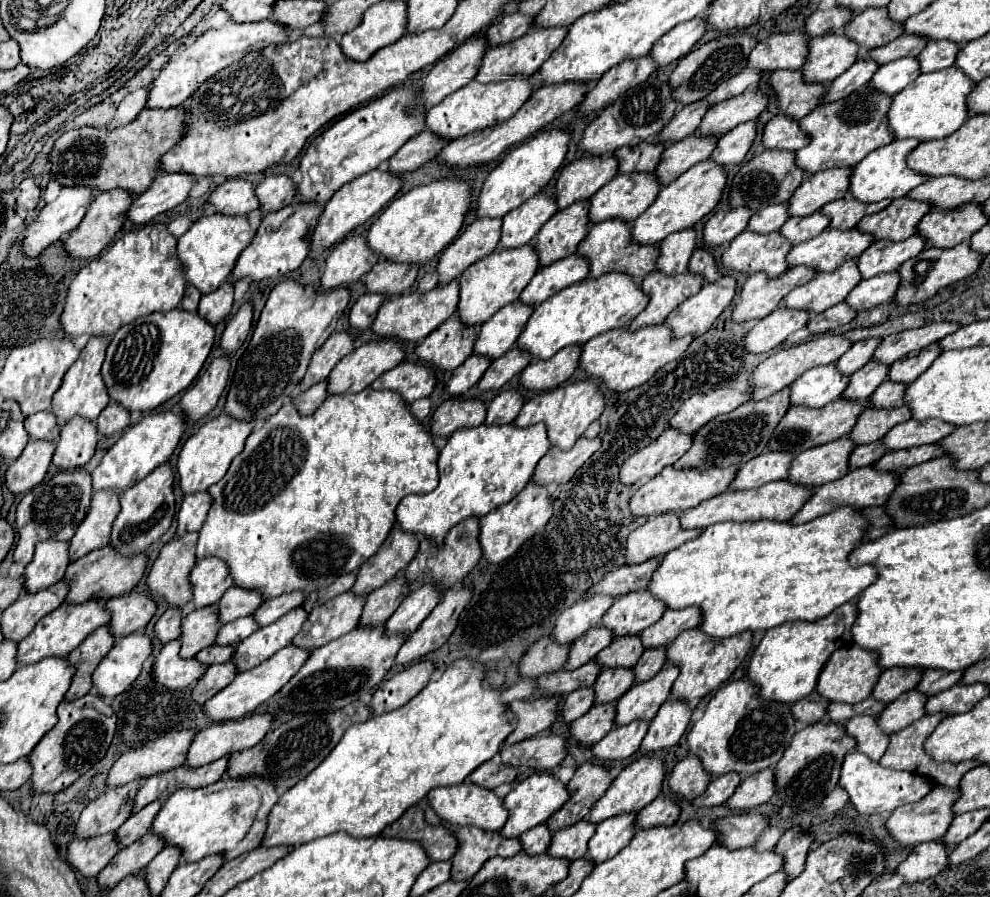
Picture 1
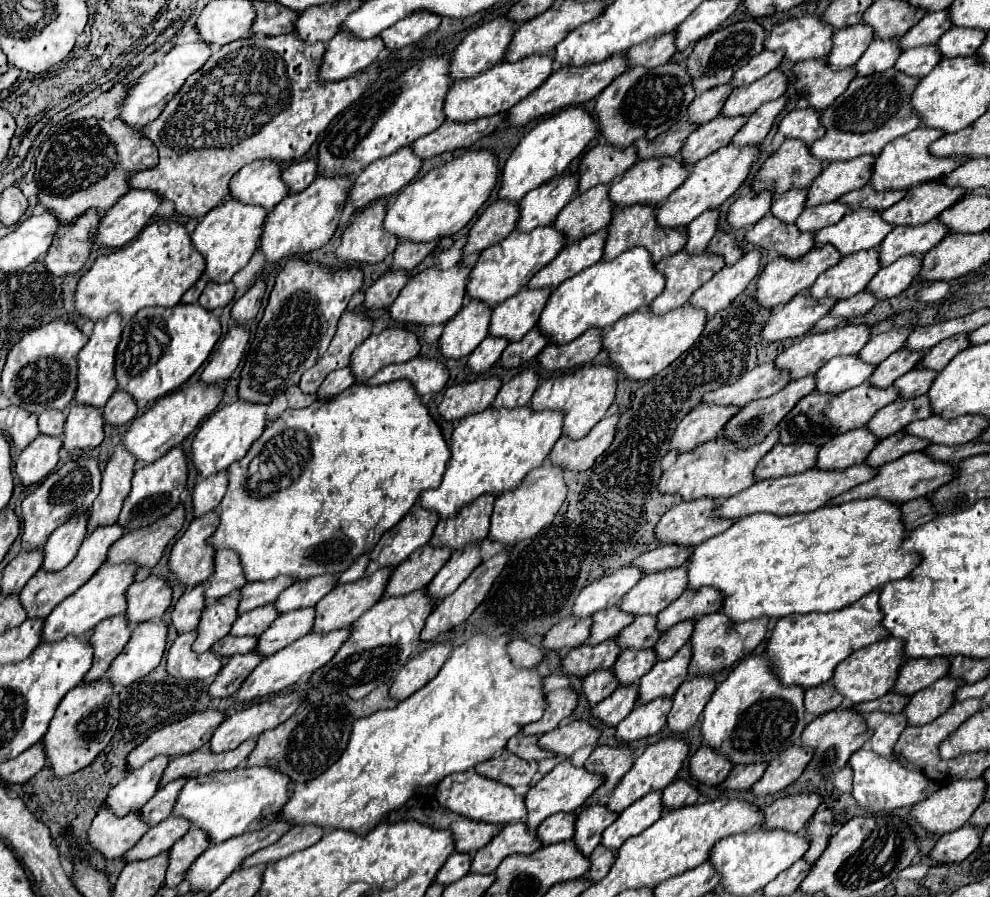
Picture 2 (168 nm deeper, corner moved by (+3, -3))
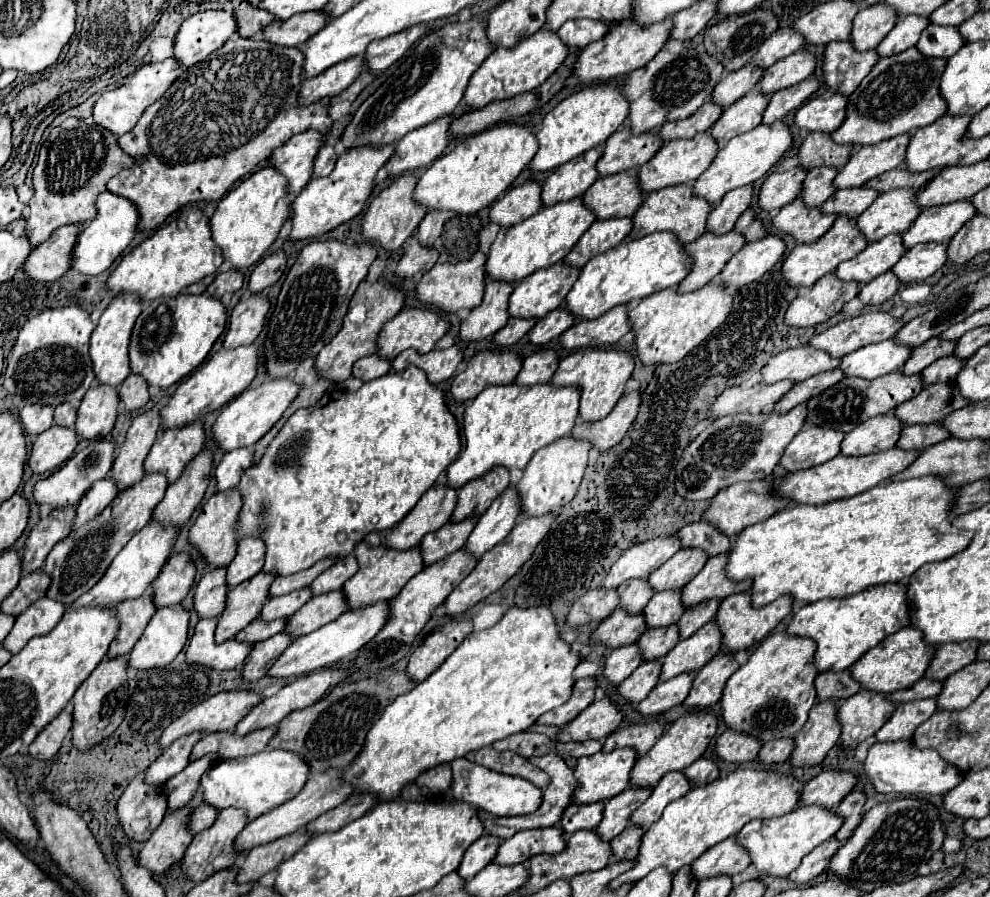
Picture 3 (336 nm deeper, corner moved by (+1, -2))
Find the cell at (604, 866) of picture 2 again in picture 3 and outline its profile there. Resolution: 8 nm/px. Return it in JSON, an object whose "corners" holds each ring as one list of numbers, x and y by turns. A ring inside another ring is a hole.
{"corners":[[626,827,618,837,610,841,612,859,614,861,632,861,638,855,638,845,644,829,642,827]]}

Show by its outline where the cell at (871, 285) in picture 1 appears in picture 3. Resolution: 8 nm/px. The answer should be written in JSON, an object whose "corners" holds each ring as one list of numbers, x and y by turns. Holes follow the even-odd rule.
{"corners":[[922,243,908,249,892,267,892,273,900,279,900,283,928,279,946,263,946,245,948,243]]}

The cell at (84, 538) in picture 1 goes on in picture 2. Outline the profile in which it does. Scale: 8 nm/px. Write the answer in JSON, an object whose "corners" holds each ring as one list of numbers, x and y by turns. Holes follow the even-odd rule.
{"corners":[[122,444,116,446,110,462,102,472,102,490,90,508,88,534,96,526,114,524,118,520,122,504,132,488,130,480,134,476,134,464,136,458]]}

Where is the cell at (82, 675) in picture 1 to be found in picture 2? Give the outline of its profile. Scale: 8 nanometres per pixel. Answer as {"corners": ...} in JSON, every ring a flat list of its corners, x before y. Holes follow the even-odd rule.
{"corners":[[116,614,108,620,102,620,94,634,90,636,90,642,94,646,94,662,88,674,84,676,84,682,94,682,104,678,108,672,112,660,124,650,132,636,130,622,126,620,126,614]]}

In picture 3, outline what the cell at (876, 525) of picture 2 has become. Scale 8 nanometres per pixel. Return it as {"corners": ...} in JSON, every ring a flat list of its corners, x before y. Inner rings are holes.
{"corners":[[918,477,918,479,908,479,908,481,884,481,868,491,864,491,862,495,854,495,850,499,838,499,838,501,832,501,832,503,826,503,826,505,788,505,786,509,774,513,772,517,768,517,766,521,762,523,756,523,756,525,750,525,746,527,744,531,740,531,736,535,736,539,730,543,730,549,728,549,728,561,726,561,726,577,730,581,746,581,746,579,752,579,752,587,750,587,750,595,752,595,752,605,754,607,764,607,772,601,776,601,778,597,782,595,790,595,792,599,796,601,804,601,804,603,814,603,814,601,820,601,820,599,844,599,844,597,850,597,850,595,856,595,860,591,864,591,866,587,872,587,872,585,880,585,880,583,898,583,898,581,906,581,910,579,910,575,916,573,916,569,920,569,922,565,926,563,934,563,934,561,942,561,942,559,948,559,950,555,958,553,960,549,964,549,970,539,972,539,972,531,958,531,956,527,950,525,950,517,946,515,950,505,952,505,952,499,954,499,954,489,946,487,938,477]]}

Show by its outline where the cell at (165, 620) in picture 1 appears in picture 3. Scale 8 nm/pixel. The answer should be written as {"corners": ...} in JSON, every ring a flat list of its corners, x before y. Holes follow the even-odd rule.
{"corners":[[220,567,208,571,200,579,192,607,200,619,210,619,222,613,224,601,226,601,226,569]]}

